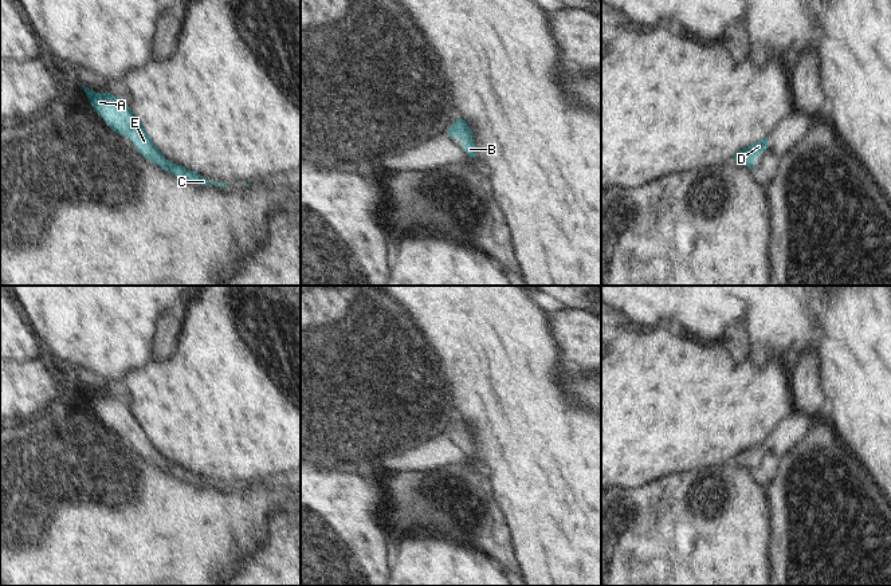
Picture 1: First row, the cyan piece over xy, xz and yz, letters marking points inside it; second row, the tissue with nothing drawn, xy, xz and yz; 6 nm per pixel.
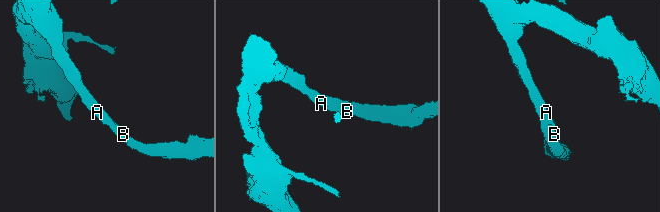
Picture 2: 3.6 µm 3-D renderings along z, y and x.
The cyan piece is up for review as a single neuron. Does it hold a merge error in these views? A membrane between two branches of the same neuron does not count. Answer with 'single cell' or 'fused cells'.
single cell

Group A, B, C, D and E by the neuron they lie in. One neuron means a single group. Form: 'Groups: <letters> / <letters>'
Groups: A B C D E.

